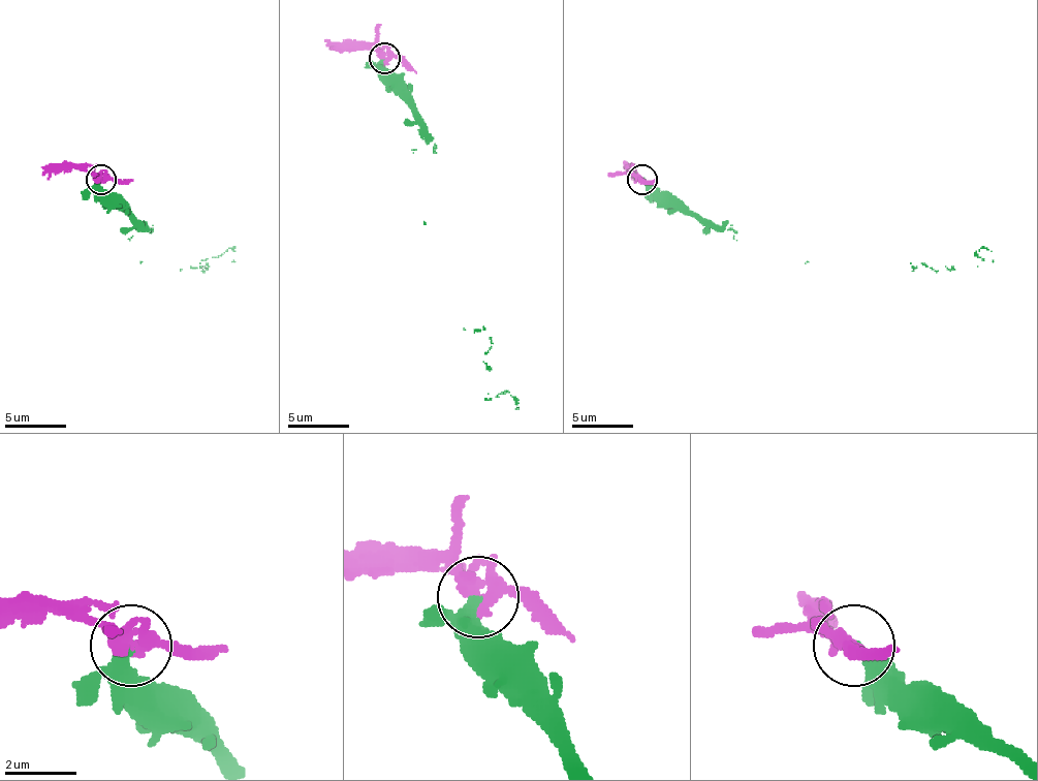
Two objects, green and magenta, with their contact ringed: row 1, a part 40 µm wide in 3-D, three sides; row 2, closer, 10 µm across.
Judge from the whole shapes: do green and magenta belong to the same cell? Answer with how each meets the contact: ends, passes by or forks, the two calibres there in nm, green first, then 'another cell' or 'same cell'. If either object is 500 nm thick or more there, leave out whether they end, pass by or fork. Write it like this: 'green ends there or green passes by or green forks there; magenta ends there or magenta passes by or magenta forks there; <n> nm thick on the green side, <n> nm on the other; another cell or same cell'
green ends there; magenta forks there; 400 nm thick on the green side, 320 nm on the other; another cell

